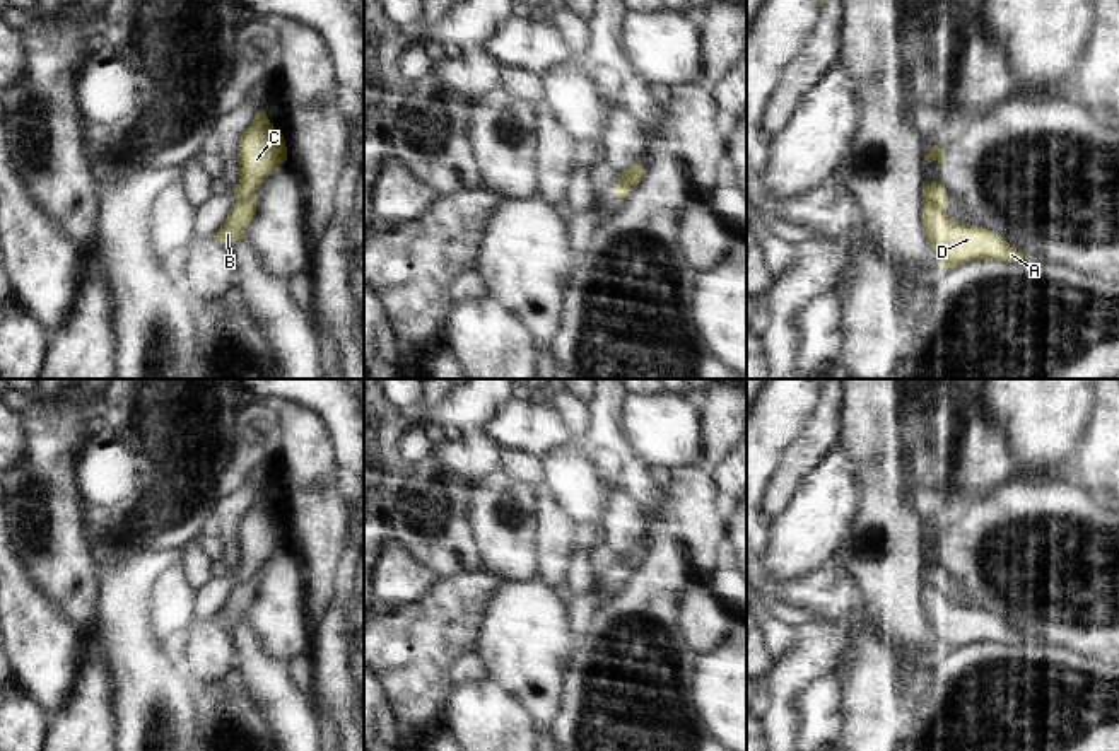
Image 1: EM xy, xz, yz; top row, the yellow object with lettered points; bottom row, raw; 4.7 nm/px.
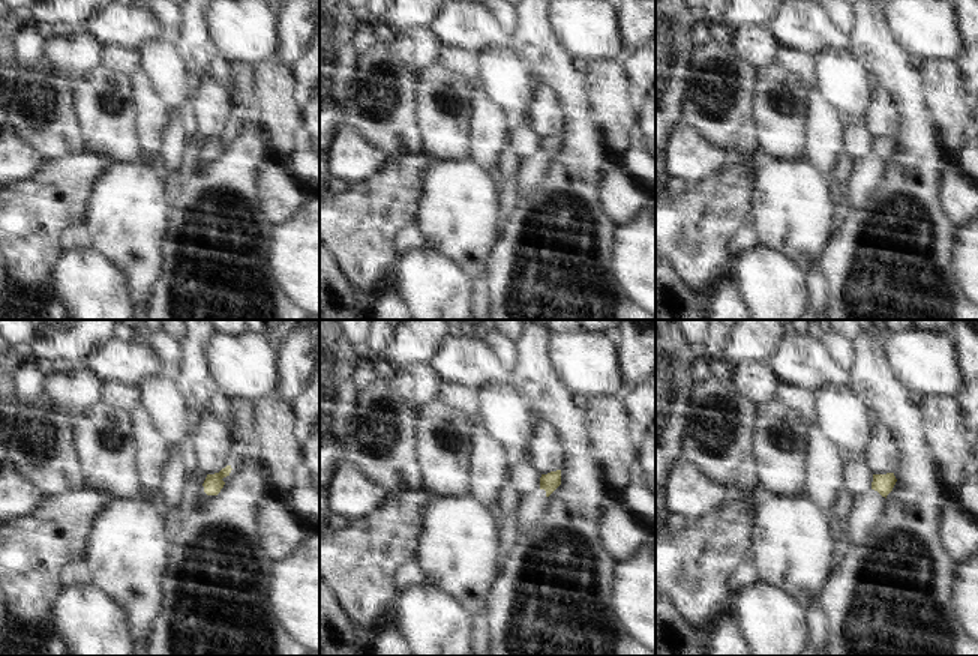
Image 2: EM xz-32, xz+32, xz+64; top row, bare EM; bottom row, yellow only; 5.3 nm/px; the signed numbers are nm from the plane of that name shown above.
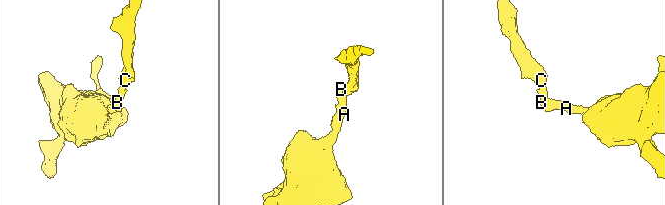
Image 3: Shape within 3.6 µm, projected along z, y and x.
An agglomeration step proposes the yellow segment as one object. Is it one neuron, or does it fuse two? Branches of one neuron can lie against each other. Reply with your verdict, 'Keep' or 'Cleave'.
Cleave

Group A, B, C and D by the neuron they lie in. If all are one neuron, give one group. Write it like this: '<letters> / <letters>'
A B D / C

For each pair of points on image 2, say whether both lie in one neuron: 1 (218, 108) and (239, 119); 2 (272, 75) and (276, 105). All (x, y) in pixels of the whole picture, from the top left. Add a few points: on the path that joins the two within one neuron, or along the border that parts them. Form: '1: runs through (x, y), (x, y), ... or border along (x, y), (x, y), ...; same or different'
1: border along (227, 89), (228, 116), (221, 131); different
2: runs through (273, 83), (273, 98); same

